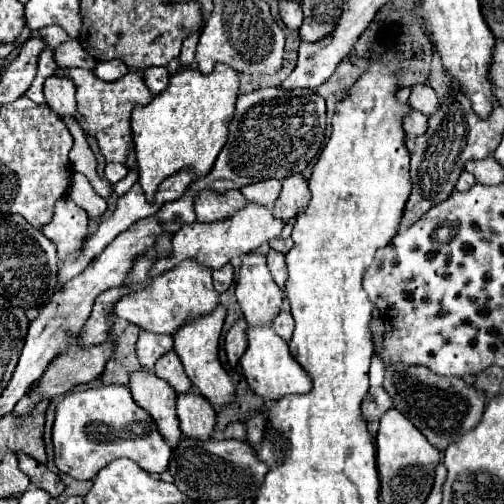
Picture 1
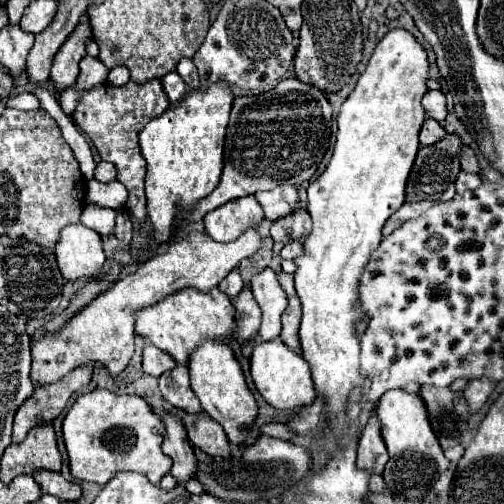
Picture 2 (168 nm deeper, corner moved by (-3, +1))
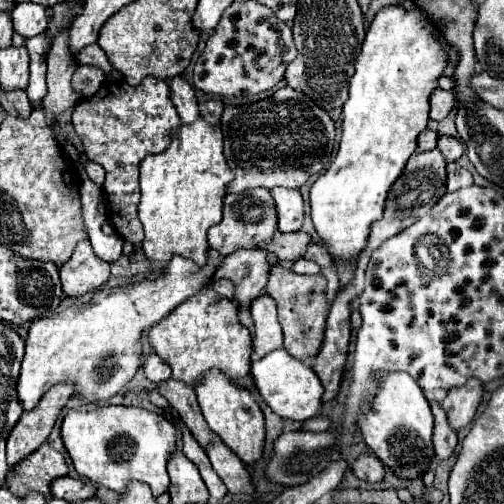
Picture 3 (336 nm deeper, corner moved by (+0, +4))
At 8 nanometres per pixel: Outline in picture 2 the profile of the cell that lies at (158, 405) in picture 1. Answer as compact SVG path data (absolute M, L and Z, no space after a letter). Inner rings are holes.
M163 413L161 419L165 423L163 451L173 459L171 475L177 479L179 485L183 485L195 477L197 459L193 455L193 447L187 439L187 433L185 433L185 427L181 425L181 421L177 421L177 417L173 417L169 413Z

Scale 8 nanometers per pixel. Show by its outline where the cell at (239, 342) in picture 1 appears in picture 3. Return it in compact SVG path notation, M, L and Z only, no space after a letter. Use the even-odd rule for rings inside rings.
M236 250L234 254L226 256L222 266L216 270L216 274L222 274L222 278L228 278L234 282L234 300L238 306L250 306L250 300L256 298L262 288L268 282L268 260L264 250Z

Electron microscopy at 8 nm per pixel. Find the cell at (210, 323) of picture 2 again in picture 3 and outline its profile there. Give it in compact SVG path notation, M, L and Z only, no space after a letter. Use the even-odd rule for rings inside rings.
M212 288L194 294L186 302L178 304L162 322L148 328L148 342L154 352L172 366L172 378L196 384L210 368L220 368L240 386L250 386L250 356L252 338L246 326L238 322L238 306L232 300L222 298Z

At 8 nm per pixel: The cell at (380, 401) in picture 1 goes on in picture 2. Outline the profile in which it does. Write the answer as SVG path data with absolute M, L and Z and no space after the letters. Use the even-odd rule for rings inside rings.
M373 411L367 427L363 429L359 447L357 447L357 467L367 469L373 475L381 475L387 459L389 459L387 449L385 449L385 443L381 441L377 417L375 417L375 411Z

